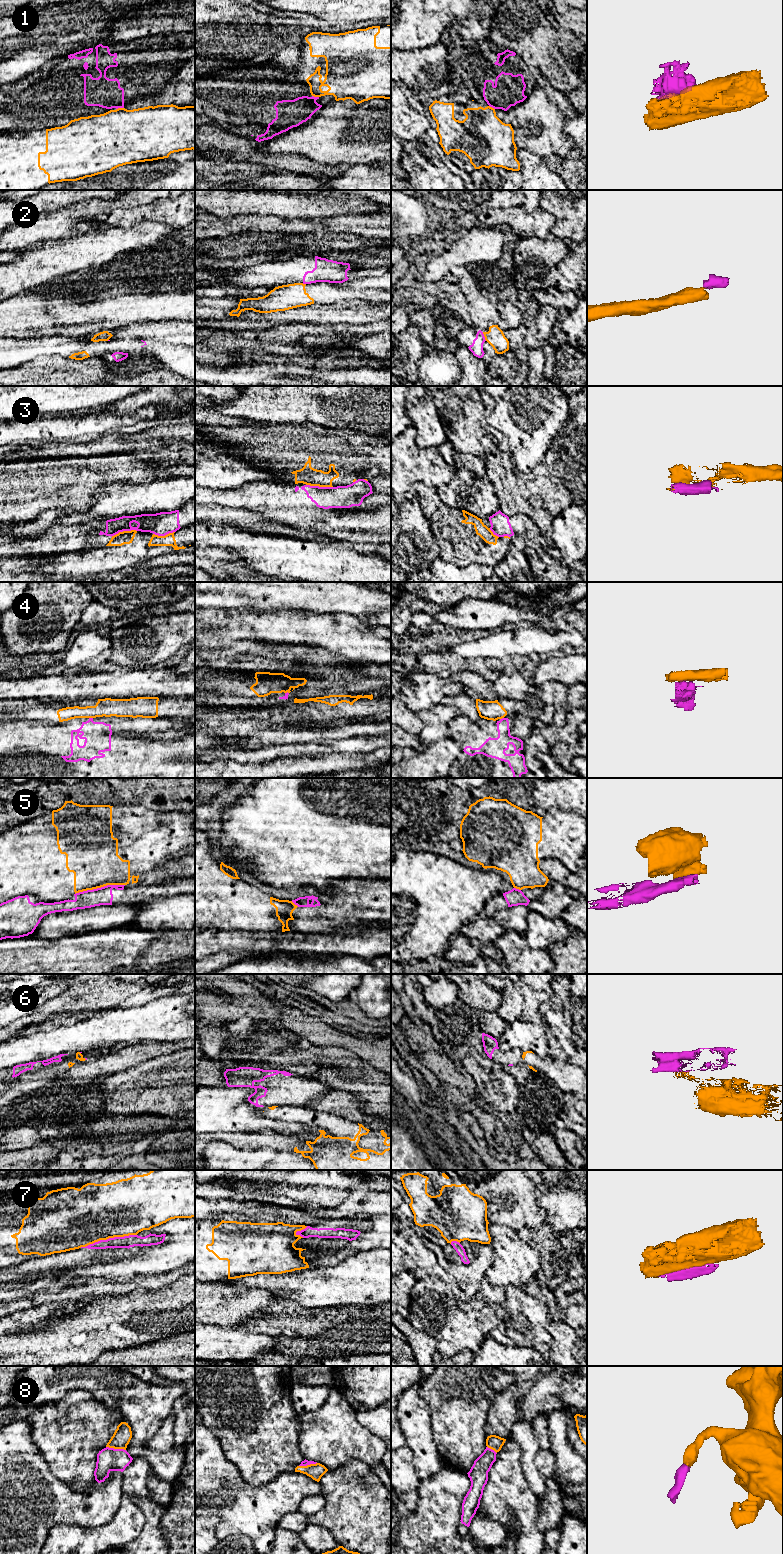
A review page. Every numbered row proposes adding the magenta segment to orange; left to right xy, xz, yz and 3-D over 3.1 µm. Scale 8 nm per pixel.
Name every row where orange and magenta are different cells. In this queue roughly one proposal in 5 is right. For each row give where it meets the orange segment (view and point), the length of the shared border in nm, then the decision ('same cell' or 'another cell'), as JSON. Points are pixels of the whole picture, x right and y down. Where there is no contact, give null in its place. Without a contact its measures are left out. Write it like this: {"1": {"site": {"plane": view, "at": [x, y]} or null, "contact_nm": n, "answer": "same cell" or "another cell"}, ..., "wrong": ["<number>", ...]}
{"1": {"site": {"plane": "xy", "at": [119, 108]}, "contact_nm": 70, "answer": "another cell"}, "2": {"site": {"plane": "yz", "at": [484, 336]}, "contact_nm": 80, "answer": "another cell"}, "3": {"site": {"plane": "xz", "at": [319, 486]}, "contact_nm": 220, "answer": "another cell"}, "4": {"site": {"plane": "xy", "at": [91, 717]}, "contact_nm": 30, "answer": "another cell"}, "5": {"site": {"plane": "xy", "at": [99, 887]}, "contact_nm": 400, "answer": "another cell"}, "6": {"site": null, "answer": "another cell"}, "7": {"site": {"plane": "xy", "at": [108, 1238]}, "contact_nm": 460, "answer": "another cell"}, "8": {"site": {"plane": "xy", "at": [116, 1448]}, "contact_nm": 160, "answer": "same cell"}, "wrong": ["1", "2", "3", "4", "5", "6", "7"]}

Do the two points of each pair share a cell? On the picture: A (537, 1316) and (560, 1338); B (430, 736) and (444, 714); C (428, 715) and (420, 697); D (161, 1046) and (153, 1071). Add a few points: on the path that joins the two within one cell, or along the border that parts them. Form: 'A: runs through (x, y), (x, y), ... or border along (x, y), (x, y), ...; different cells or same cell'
A: border along (550, 1320), (546, 1325), (551, 1338), (549, 1343); different cells
B: runs through (433, 731), (439, 719); same cell
C: border along (440, 703), (429, 709), (422, 709), (418, 713); different cells
D: border along (167, 1053), (136, 1064); different cells

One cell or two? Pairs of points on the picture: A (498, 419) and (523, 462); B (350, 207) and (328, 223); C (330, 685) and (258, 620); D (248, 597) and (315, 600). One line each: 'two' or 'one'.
A: one
B: two
C: two
D: one

